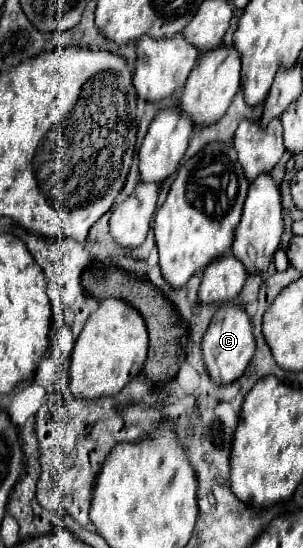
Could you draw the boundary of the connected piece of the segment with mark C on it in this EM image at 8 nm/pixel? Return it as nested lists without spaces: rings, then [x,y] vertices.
[[[222,304],[216,310],[216,314],[212,316],[212,322],[202,340],[204,364],[206,364],[206,370],[212,378],[212,382],[218,386],[226,386],[226,384],[234,382],[236,378],[240,378],[244,374],[246,366],[250,364],[254,350],[256,350],[256,340],[254,340],[252,324],[250,324],[246,310],[238,304]]]

